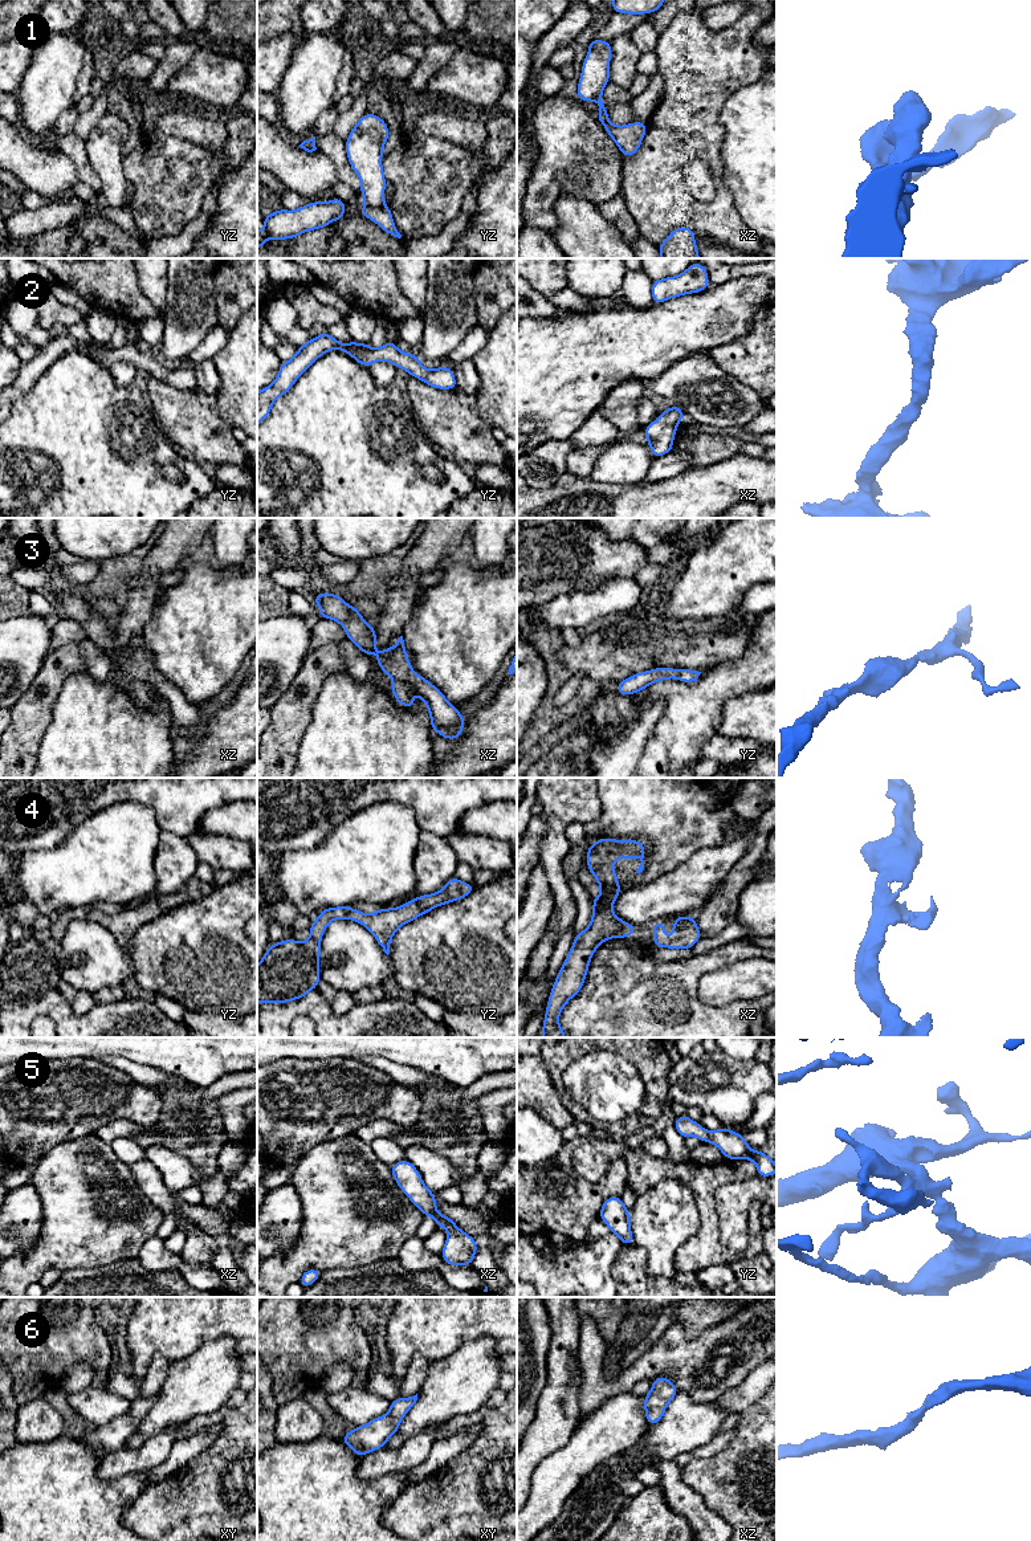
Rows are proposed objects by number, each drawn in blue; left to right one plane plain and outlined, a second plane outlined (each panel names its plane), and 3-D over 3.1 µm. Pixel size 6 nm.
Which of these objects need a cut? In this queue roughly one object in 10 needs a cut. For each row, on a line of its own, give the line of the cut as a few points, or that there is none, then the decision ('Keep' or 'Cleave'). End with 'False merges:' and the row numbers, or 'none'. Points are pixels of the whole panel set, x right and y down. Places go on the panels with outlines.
1: Split along yz (366, 204), (371, 207), (383, 206). Cleave
2: No split. Keep
3: No split. Keep
4: No split. Keep
5: No split. Keep
6: No split. Keep
False merges: 1

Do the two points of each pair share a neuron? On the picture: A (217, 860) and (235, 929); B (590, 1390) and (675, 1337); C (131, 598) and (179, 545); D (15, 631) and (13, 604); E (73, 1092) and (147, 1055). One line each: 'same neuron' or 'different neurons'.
A: different neurons
B: same neuron
C: same neuron
D: different neurons
E: different neurons

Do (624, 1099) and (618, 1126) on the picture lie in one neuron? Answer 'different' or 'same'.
different

